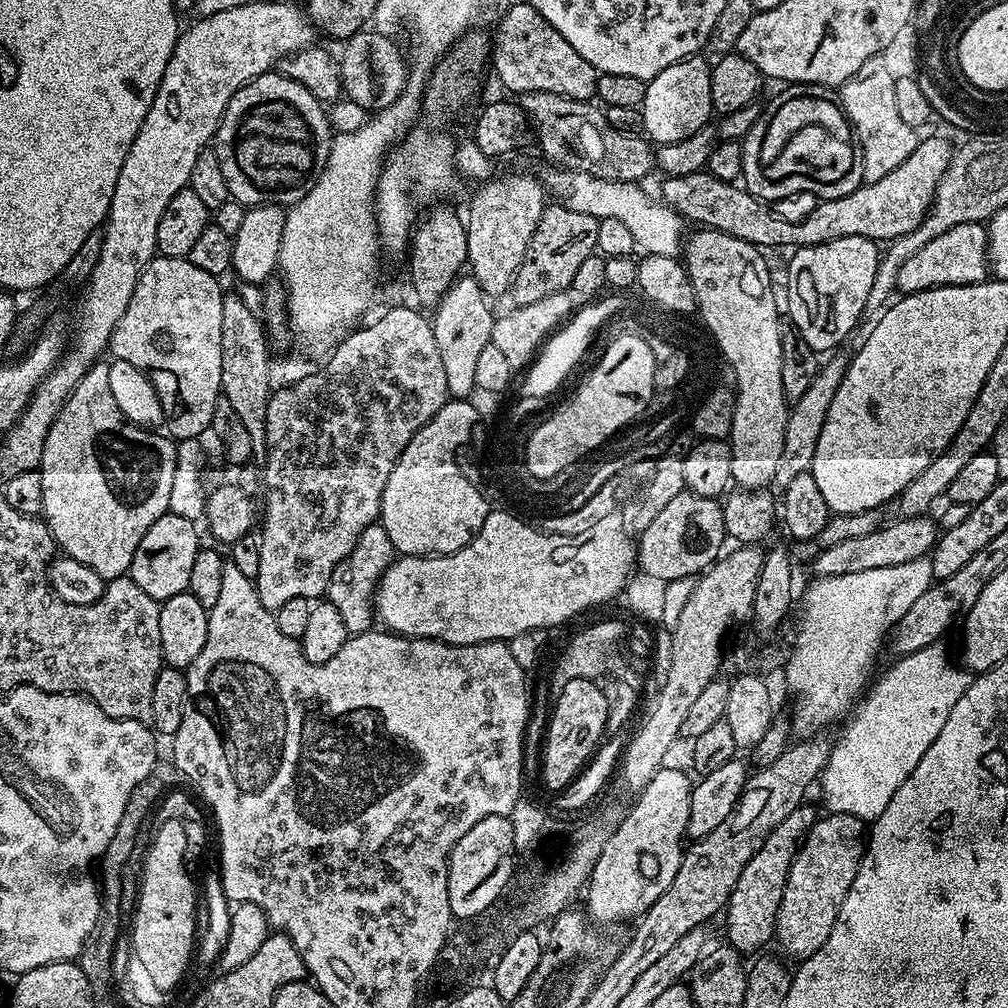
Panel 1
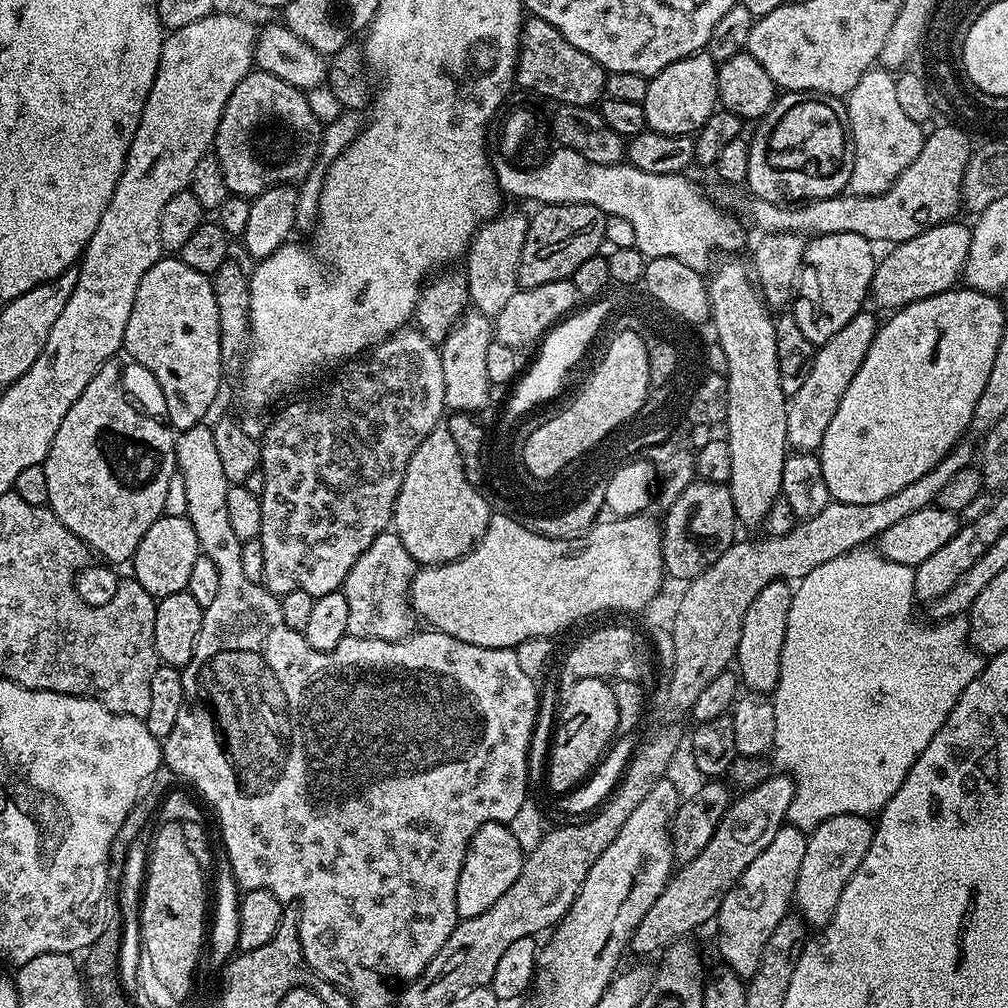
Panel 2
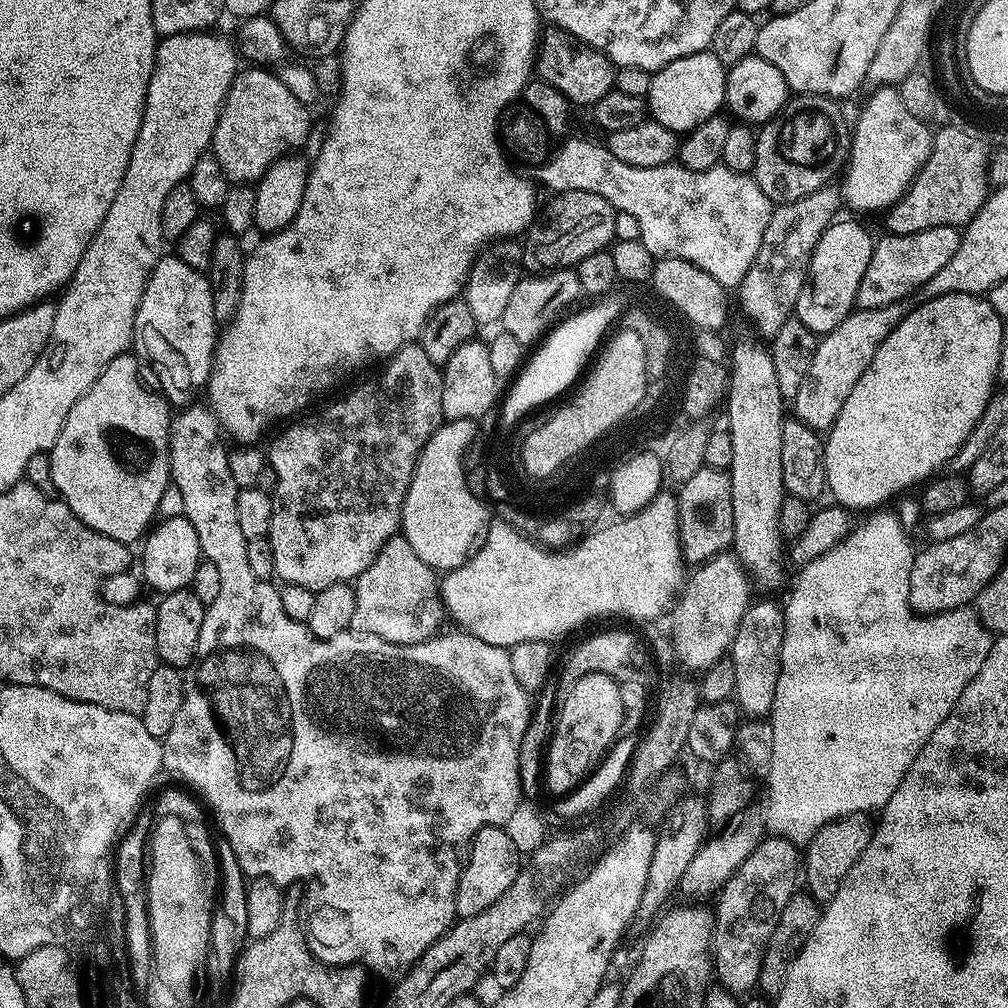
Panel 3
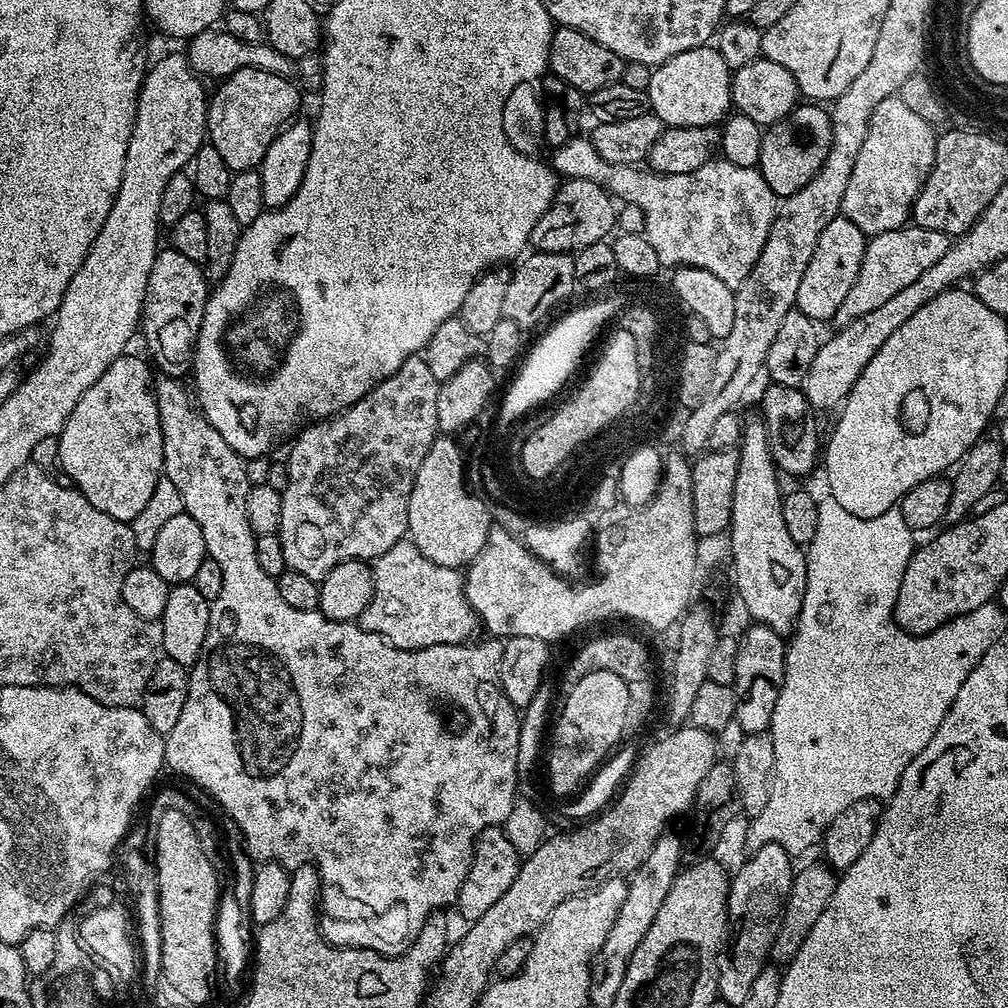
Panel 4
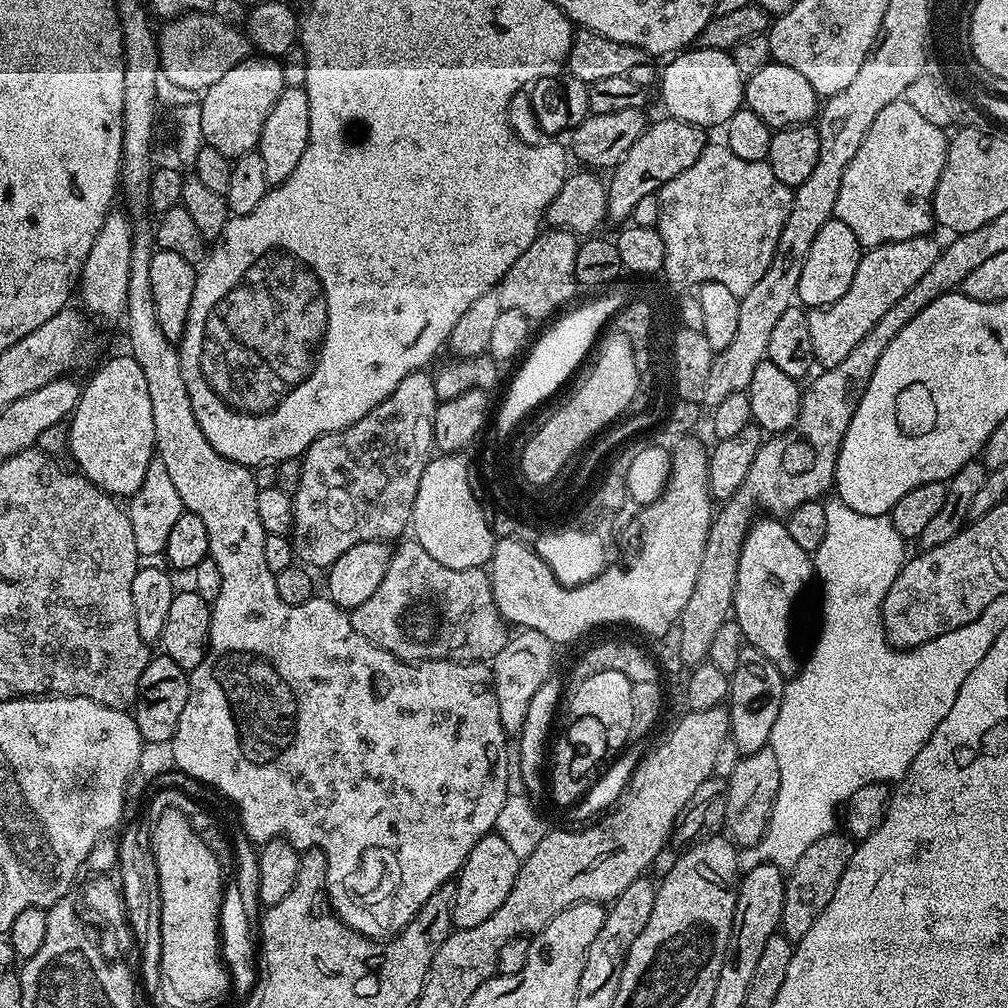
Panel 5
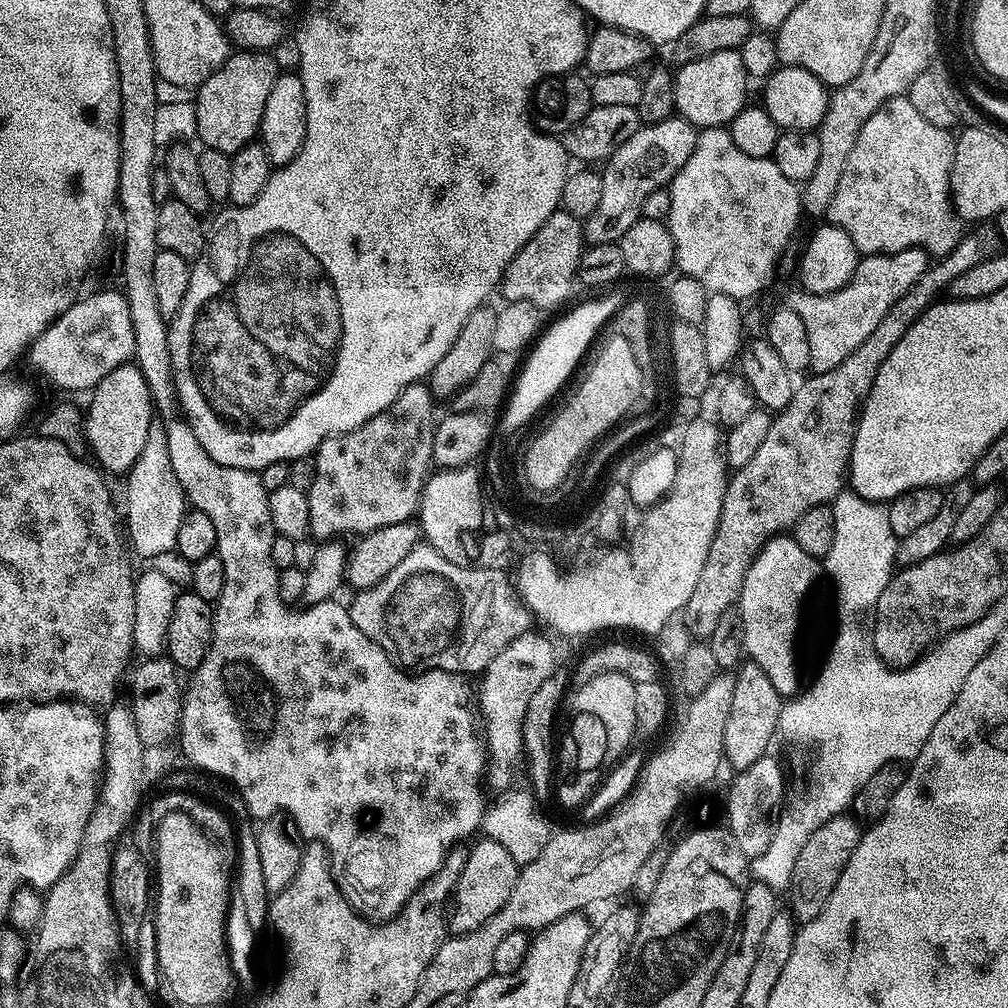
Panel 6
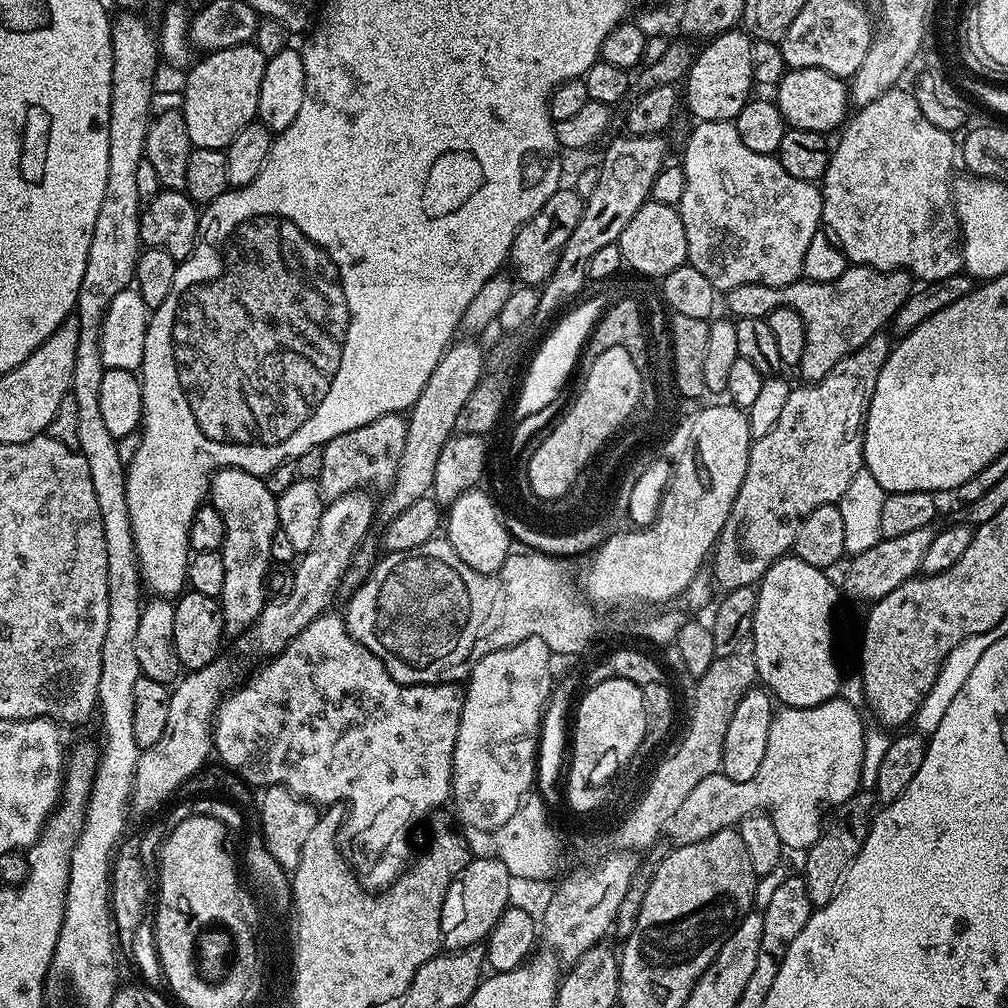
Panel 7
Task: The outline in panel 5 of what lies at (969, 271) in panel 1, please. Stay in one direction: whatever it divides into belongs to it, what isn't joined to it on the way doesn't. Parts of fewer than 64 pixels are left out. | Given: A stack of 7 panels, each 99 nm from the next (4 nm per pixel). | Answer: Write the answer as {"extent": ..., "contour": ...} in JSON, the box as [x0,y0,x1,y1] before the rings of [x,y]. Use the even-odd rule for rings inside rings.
{"extent":[807,235,941,369],"contour":[[[931,235],[918,238],[906,238],[902,242],[883,244],[877,248],[869,248],[858,262],[858,270],[854,273],[854,282],[850,282],[850,290],[838,298],[838,302],[828,304],[824,308],[807,309],[810,322],[810,342],[814,342],[816,364],[821,369],[833,368],[874,330],[878,318],[938,262],[941,245],[932,241]]]}

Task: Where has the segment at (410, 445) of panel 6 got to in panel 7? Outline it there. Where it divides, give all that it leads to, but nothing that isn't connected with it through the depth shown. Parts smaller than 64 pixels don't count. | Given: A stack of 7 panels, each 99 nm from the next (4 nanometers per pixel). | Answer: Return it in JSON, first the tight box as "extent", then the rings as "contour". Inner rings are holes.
{"extent":[318,412,407,501],"contour":[[[391,412],[358,430],[338,434],[329,444],[323,445],[322,474],[318,481],[320,495],[325,501],[337,500],[347,492],[357,490],[387,490],[398,474],[398,462],[402,458],[402,448],[406,446],[407,419],[399,412]]]}

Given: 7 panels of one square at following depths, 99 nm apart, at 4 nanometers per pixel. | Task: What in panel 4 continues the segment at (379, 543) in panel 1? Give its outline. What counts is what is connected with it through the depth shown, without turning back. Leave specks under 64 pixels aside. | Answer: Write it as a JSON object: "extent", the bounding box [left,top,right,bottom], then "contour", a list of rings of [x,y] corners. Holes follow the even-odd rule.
{"extent":[359,538,478,650],"contour":[[[411,538],[394,542],[386,554],[382,554],[371,565],[372,597],[366,610],[359,618],[359,625],[367,632],[373,632],[388,640],[396,648],[418,650],[430,646],[446,646],[447,644],[467,644],[478,629],[478,617],[470,606],[468,596],[464,592],[465,577],[457,569],[438,566],[438,562],[430,562],[418,550]]]}

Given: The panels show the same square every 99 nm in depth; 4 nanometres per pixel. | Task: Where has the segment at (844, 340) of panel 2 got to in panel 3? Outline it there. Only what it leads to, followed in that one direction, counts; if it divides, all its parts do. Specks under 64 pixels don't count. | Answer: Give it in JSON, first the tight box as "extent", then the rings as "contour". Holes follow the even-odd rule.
{"extent":[794,303,910,432],"contour":[[[907,303],[887,304],[877,308],[856,308],[834,328],[825,333],[816,345],[814,360],[802,387],[794,397],[795,417],[818,432],[830,428],[854,388],[854,382],[866,374],[870,358],[878,354],[878,346],[902,323],[910,311]]]}

